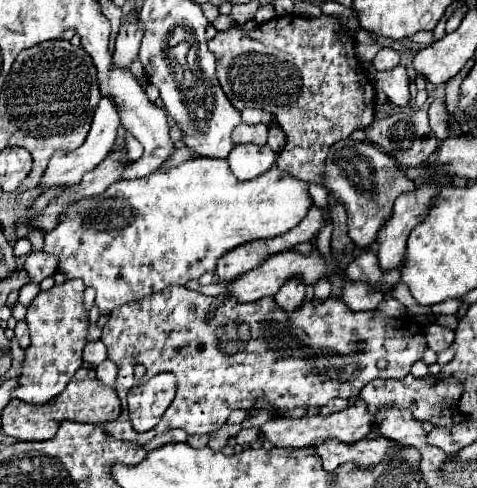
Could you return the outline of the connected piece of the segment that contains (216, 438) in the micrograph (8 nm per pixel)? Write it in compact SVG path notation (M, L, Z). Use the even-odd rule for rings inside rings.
M226 424L220 432L212 434L212 438L210 438L210 442L208 442L210 448L214 448L214 450L222 450L222 446L228 442L228 438L230 438L230 436L236 436L240 430L242 430L242 424L236 424L236 426Z

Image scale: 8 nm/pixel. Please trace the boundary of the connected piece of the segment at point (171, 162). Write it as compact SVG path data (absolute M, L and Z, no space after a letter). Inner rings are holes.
M182 147L174 151L164 166L178 166L178 164L181 164L190 158L193 158L191 153L188 152L188 149L186 147Z

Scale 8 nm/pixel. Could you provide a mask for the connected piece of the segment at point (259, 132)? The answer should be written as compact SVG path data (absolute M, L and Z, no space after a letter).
M240 124L232 132L232 142L234 144L258 144L258 146L264 146L266 140L268 140L268 126L266 124L256 124L256 126Z

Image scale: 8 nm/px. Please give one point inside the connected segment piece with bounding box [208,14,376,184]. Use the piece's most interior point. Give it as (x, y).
(307, 75)

